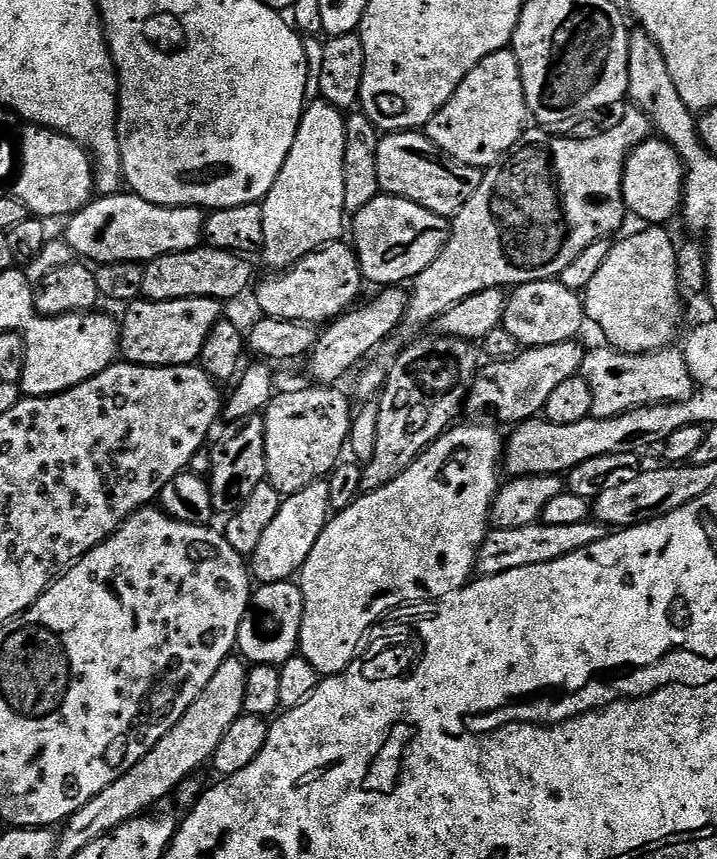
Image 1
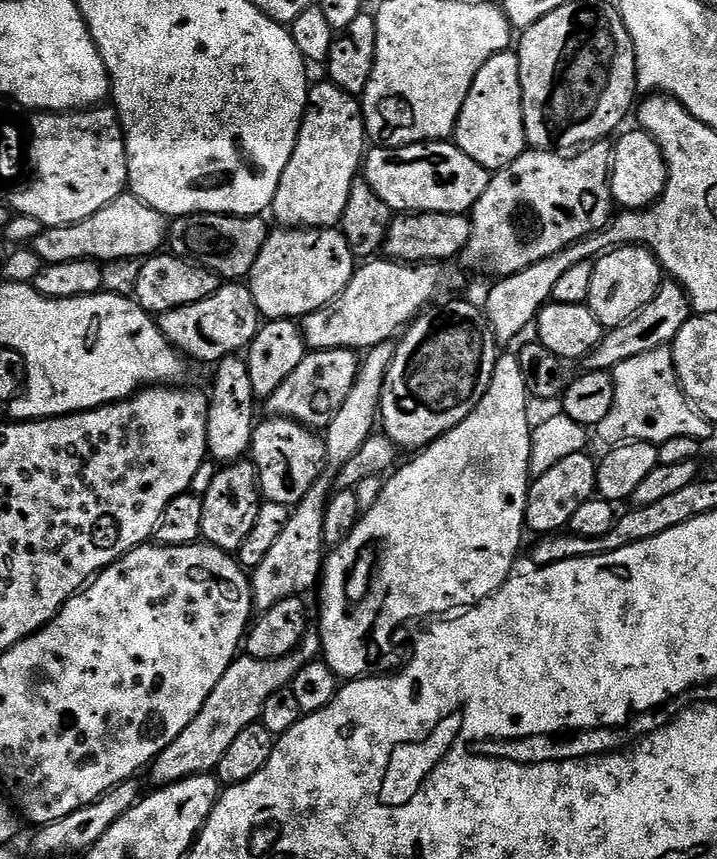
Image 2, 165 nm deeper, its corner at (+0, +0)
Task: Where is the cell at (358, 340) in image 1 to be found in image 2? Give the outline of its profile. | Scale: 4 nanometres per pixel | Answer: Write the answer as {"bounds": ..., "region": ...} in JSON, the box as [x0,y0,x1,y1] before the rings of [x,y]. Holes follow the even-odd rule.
{"bounds":[263,348,361,430],"region":[[[351,348],[309,351],[298,368],[263,401],[263,411],[265,408],[269,417],[284,416],[313,430],[328,428],[332,416],[338,414],[342,402],[346,402],[346,394],[350,394],[360,372],[361,361],[358,356],[356,360],[356,356],[357,353]]]}

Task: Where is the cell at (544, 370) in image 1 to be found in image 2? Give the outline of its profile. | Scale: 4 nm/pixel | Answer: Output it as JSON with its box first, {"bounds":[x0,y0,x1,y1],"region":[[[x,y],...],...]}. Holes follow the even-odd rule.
{"bounds":[583,279,693,373],"region":[[[665,279],[651,302],[637,316],[630,317],[625,324],[605,331],[600,345],[589,356],[584,357],[583,367],[589,372],[611,373],[619,363],[629,361],[630,358],[637,358],[647,351],[667,348],[678,334],[678,330],[682,330],[682,326],[686,326],[686,322],[692,319],[693,315],[692,304],[688,301],[683,286],[674,279]]]}

